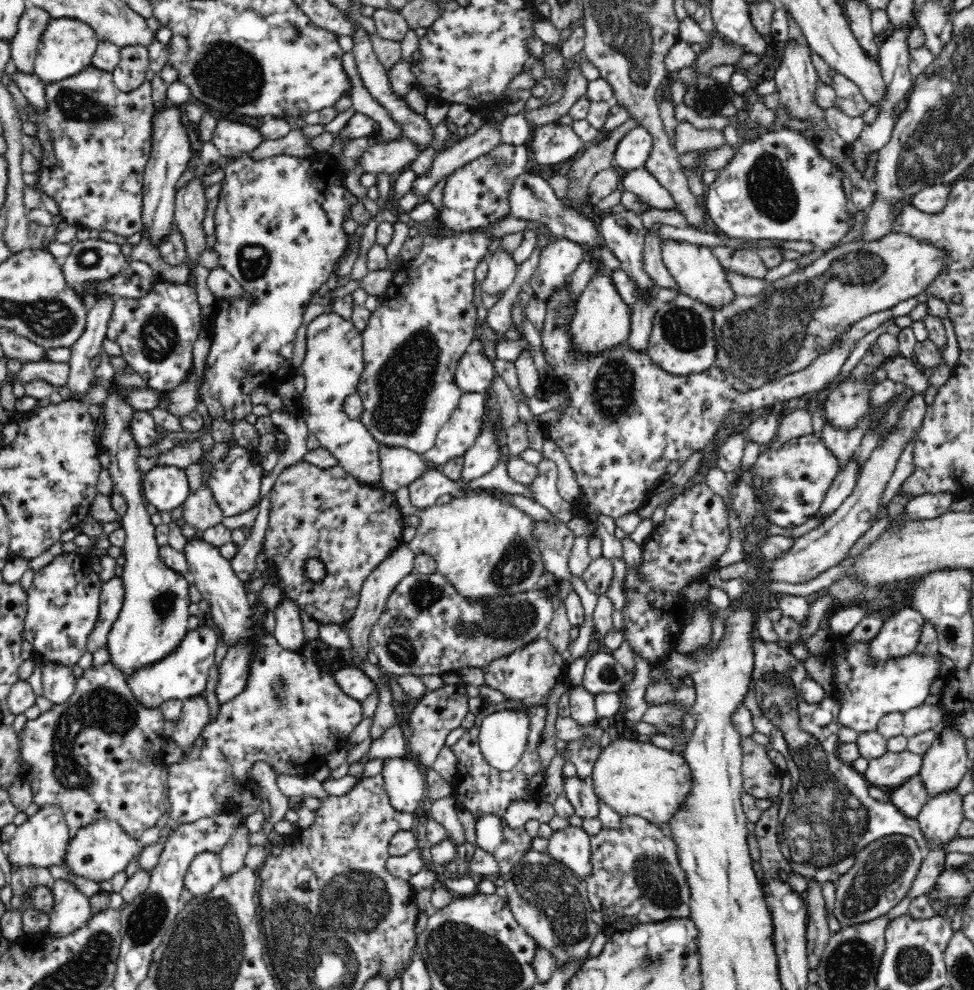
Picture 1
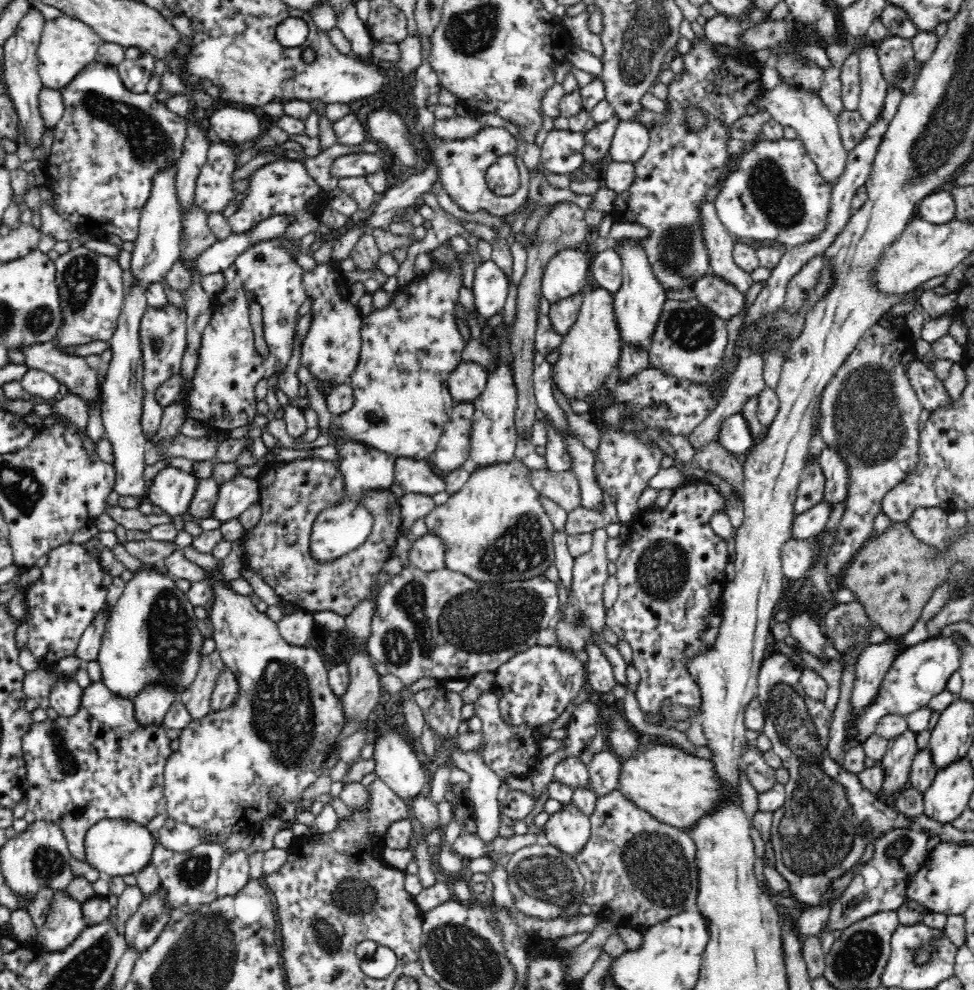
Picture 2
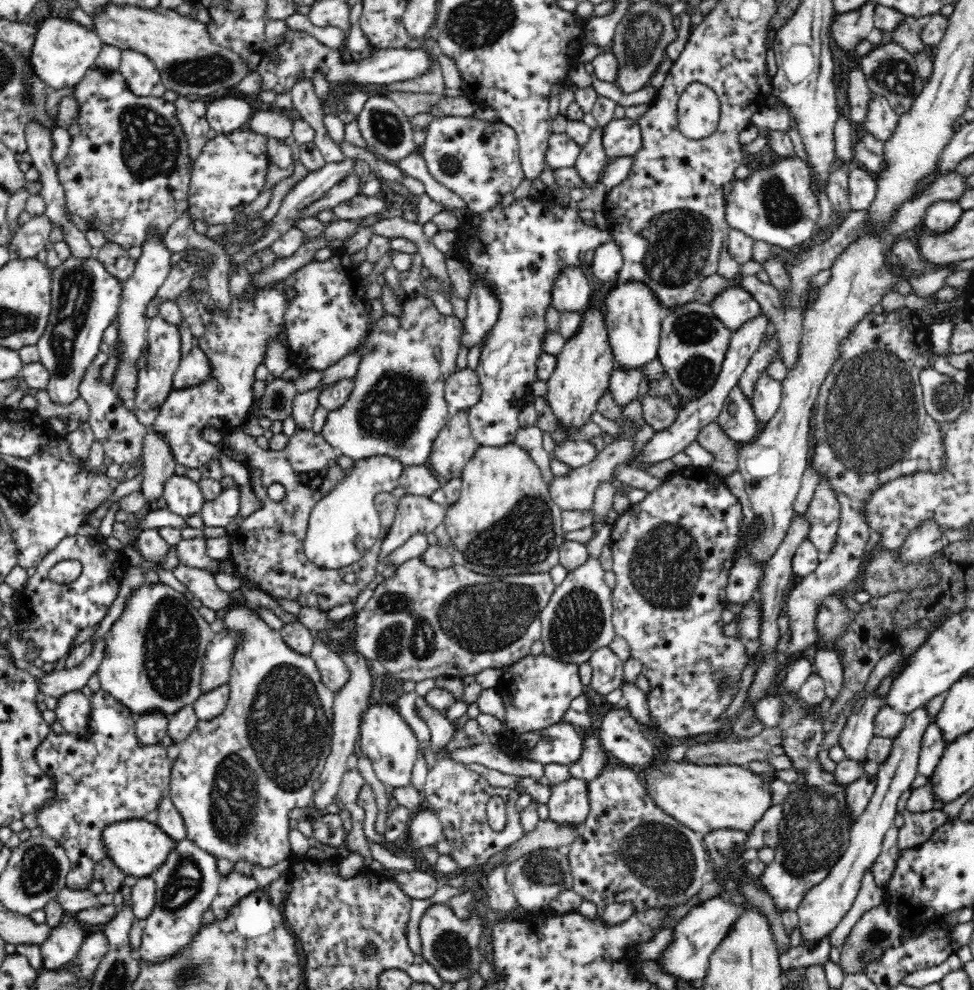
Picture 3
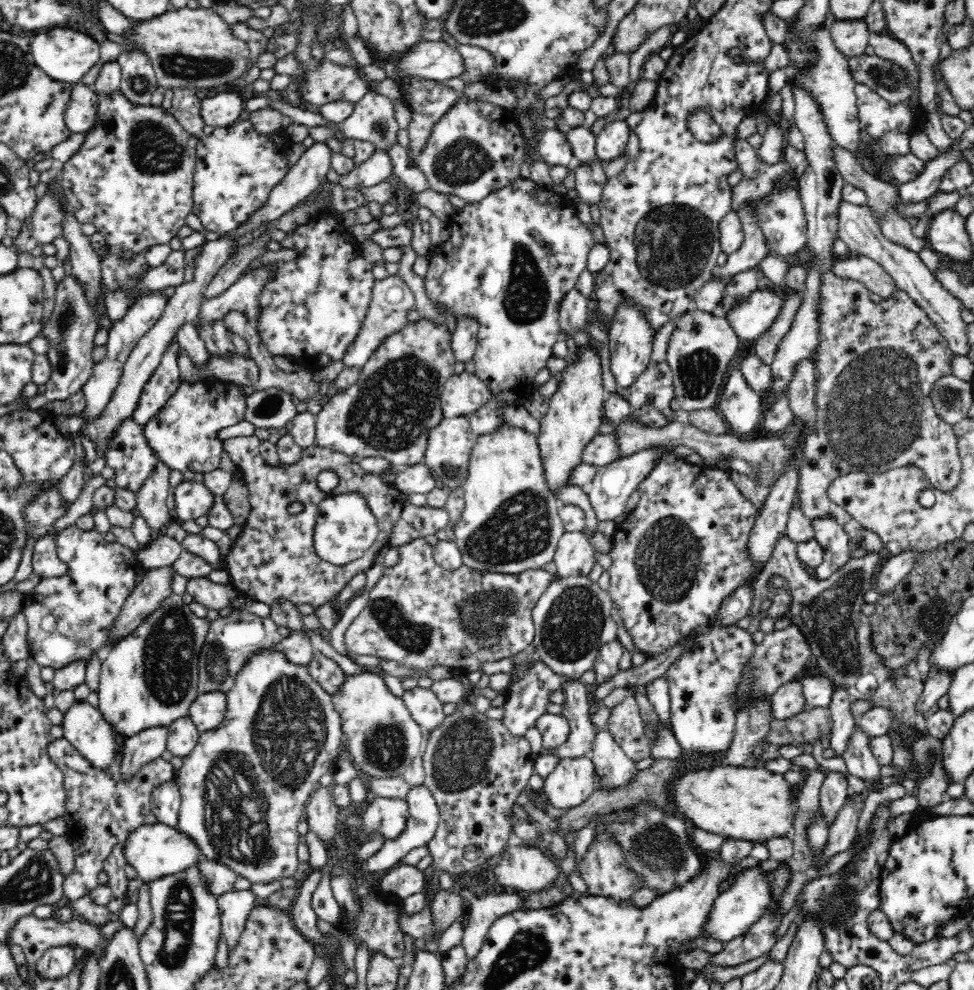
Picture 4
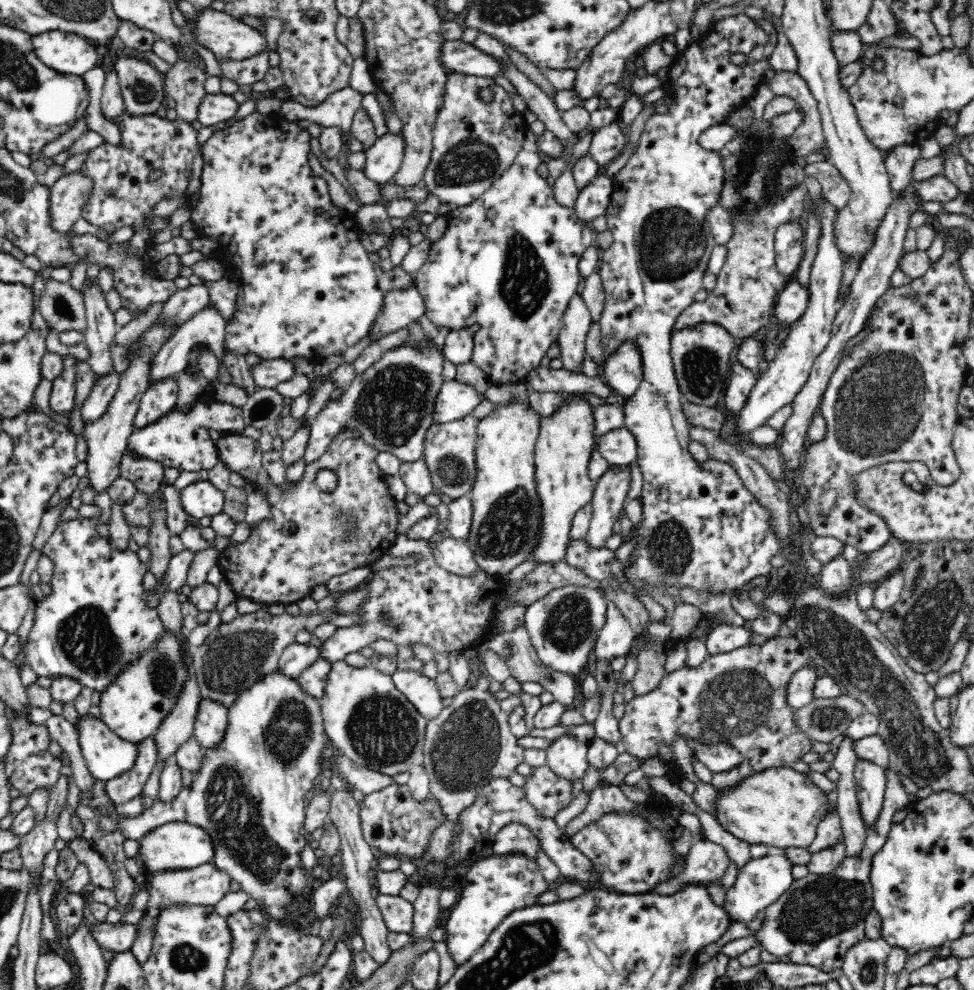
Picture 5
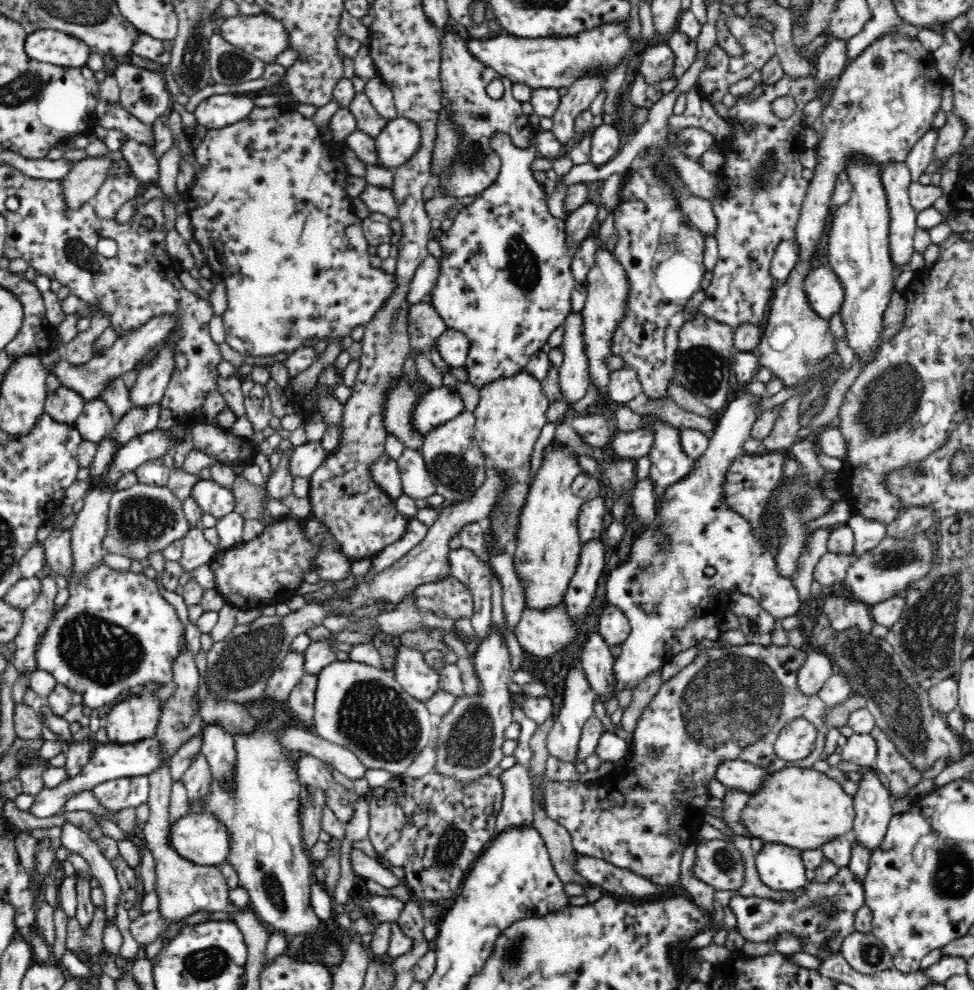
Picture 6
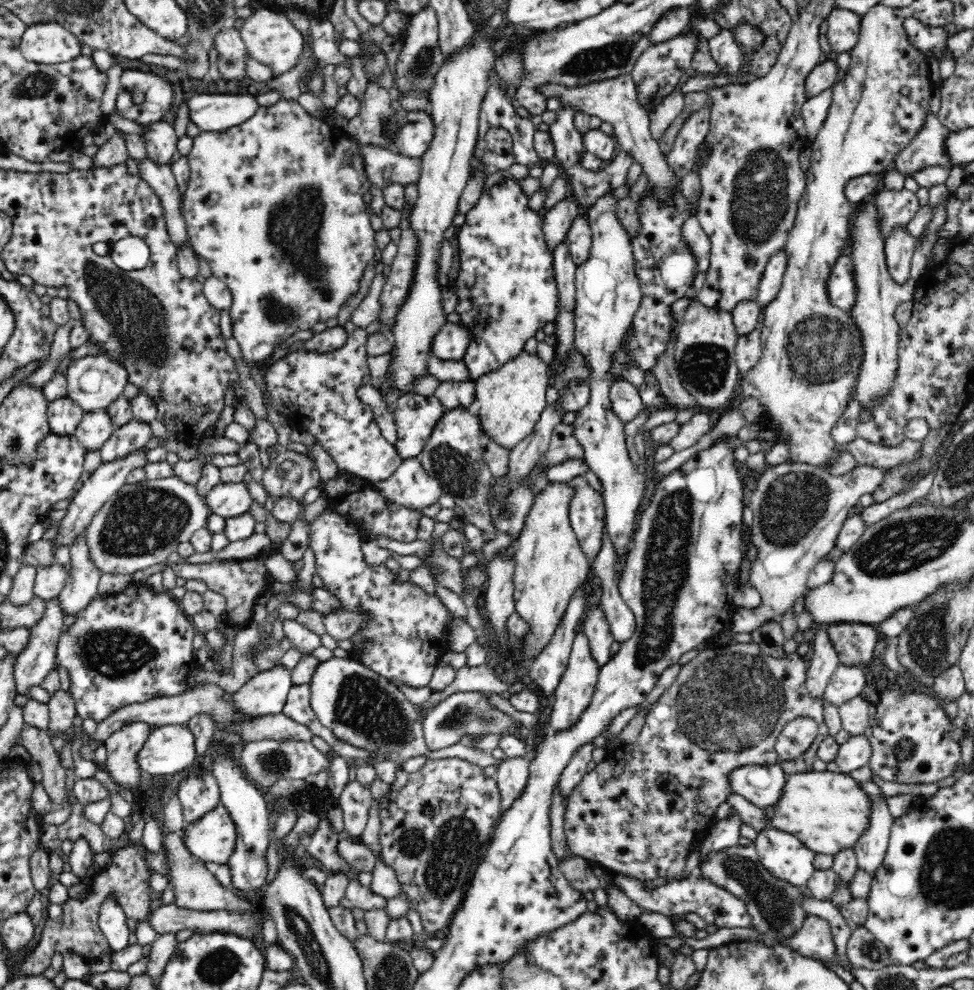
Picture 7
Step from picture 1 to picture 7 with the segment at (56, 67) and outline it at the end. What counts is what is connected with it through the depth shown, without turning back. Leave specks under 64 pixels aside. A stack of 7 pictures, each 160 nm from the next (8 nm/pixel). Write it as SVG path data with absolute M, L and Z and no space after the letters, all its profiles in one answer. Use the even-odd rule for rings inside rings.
M58 23L27 26L19 45L26 61L39 64L62 64L81 56L81 41Z

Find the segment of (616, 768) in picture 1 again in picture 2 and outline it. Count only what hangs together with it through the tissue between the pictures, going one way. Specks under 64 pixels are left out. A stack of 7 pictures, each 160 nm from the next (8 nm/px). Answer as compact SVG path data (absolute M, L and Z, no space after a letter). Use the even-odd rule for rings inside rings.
M646 744L630 756L620 757L620 772L616 789L656 820L687 830L702 816L708 815L724 800L712 763L688 755L678 746Z

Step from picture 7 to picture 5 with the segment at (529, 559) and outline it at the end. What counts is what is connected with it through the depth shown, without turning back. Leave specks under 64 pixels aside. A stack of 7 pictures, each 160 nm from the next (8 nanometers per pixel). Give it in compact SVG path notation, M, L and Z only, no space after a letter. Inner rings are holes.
M569 393L568 397L562 401L562 405L551 415L538 416L540 430L535 444L535 477L537 491L542 501L542 536L540 536L538 548L532 554L531 560L534 560L534 562L547 564L563 561L571 538L572 518L580 508L590 503L592 494L594 494L594 481L588 477L588 462L590 462L590 454L594 451L594 436L596 434L594 406L585 398L587 393Z

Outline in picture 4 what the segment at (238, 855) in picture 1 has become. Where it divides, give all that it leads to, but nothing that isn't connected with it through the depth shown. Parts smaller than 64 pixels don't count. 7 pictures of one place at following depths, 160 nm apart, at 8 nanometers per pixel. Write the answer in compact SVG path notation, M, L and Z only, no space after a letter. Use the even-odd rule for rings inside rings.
M251 888L246 890L226 890L220 896L217 896L217 905L219 908L221 931L226 938L229 950L236 946L244 922L254 908L254 904L259 902Z

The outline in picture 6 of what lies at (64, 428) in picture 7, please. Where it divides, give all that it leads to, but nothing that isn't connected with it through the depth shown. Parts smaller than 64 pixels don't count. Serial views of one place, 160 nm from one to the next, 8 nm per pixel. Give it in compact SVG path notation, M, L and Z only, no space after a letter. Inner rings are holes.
M60 385L45 400L45 413L62 424L73 424L73 421L82 414L85 400L82 395L67 386Z

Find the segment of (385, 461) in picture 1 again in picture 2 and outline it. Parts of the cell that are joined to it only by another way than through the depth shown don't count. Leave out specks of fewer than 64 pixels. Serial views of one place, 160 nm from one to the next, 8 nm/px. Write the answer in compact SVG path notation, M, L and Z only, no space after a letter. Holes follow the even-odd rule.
M398 456L394 464L393 484L399 486L404 495L421 492L434 496L445 491L446 481L432 471L427 460Z

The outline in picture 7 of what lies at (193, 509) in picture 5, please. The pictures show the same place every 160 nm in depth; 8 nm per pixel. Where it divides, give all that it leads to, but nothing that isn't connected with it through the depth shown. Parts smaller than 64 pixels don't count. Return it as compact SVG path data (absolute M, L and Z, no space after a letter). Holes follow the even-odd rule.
M243 481L216 484L205 496L210 512L225 519L246 513L246 510L250 508L250 502L252 502L246 485Z

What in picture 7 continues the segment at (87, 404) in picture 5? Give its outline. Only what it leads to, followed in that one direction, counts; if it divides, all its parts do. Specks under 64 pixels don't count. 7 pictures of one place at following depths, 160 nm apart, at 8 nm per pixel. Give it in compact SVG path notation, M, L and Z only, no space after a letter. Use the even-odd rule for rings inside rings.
M106 410L85 412L80 424L76 427L74 436L87 450L101 450L102 444L110 438L115 431L110 415Z

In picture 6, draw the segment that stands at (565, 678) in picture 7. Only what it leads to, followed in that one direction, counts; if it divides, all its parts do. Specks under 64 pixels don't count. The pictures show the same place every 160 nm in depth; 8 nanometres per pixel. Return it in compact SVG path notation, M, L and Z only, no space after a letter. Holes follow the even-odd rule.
M579 663L577 664L577 668L569 671L570 673L565 680L566 686L562 707L547 736L547 751L549 756L558 759L558 761L572 763L572 765L579 762L577 756L579 753L581 732L586 720L588 720L590 716L594 716L592 702L594 702L594 698L597 697L581 670Z

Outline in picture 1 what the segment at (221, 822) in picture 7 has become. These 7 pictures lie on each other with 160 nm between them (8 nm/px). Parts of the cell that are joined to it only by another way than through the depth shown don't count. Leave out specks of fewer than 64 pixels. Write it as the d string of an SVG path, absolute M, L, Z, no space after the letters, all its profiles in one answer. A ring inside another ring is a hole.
M100 819L88 826L79 828L79 831L68 840L68 848L64 854L62 865L68 873L91 881L109 881L117 872L122 872L128 862L138 856L142 844L128 836L128 833L110 819Z

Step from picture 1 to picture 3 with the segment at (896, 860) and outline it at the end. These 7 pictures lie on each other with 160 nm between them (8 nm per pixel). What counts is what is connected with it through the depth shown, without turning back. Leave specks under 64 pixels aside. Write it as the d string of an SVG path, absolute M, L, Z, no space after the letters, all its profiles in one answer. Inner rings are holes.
M904 808L903 815L905 822L898 829L898 857L908 849L916 848L918 845L924 844L932 833L947 823L944 812L940 810L932 810L926 813L910 813ZM830 932L814 944L803 940L798 946L792 947L787 953L780 955L781 971L786 974L790 968L804 970L812 964L826 964L831 946Z

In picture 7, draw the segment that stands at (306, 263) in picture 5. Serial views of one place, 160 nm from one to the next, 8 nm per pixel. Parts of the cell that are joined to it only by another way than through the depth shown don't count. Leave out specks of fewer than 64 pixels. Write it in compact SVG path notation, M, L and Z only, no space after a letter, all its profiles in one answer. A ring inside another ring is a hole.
M294 100L276 102L273 106L260 106L258 112L243 124L228 128L221 132L202 131L193 139L193 146L187 156L190 174L186 196L184 196L183 217L186 221L188 242L210 265L212 274L226 283L232 293L232 304L229 312L232 333L237 340L244 360L261 365L272 356L272 352L288 338L300 331L311 330L318 322L326 322L337 316L344 304L360 290L360 279L364 268L373 258L377 244L370 225L370 216L366 212L364 194L369 191L371 181L364 170L364 159L360 147L348 135L336 126L329 126L320 118L310 116L304 108Z

